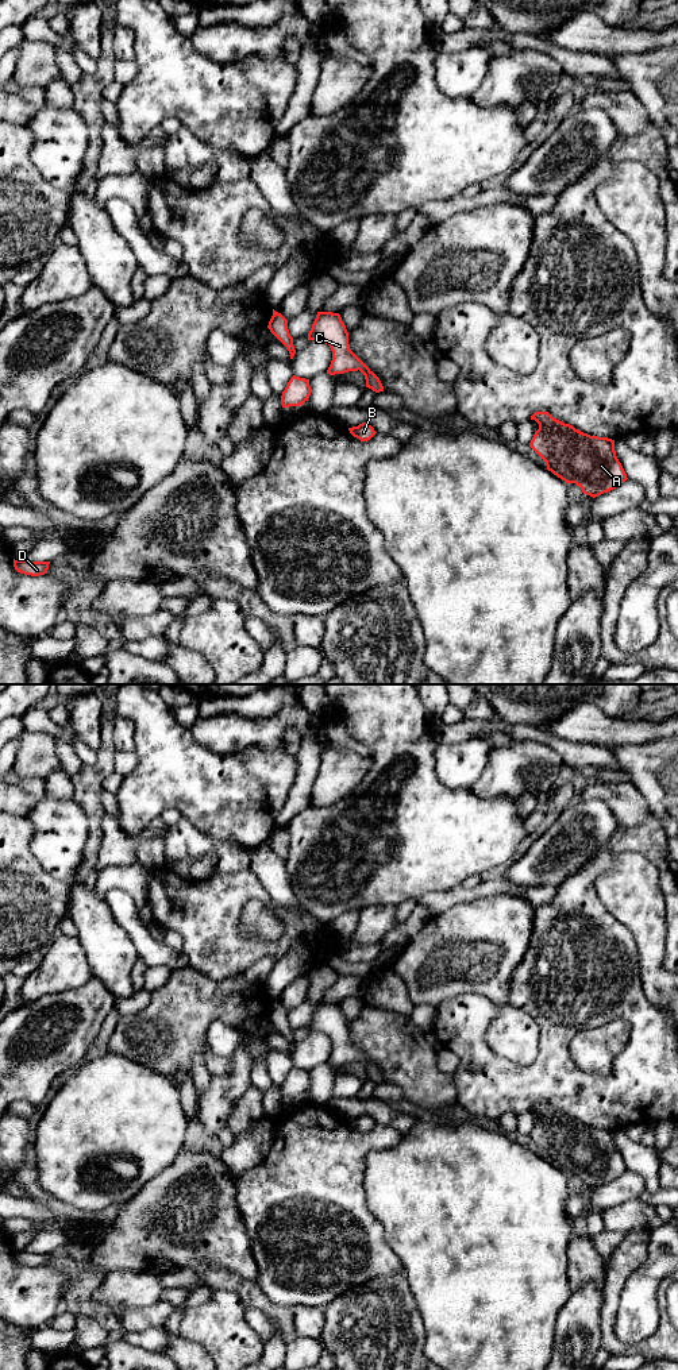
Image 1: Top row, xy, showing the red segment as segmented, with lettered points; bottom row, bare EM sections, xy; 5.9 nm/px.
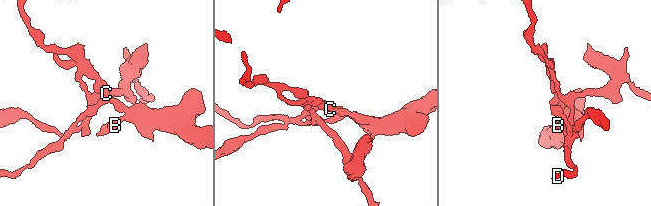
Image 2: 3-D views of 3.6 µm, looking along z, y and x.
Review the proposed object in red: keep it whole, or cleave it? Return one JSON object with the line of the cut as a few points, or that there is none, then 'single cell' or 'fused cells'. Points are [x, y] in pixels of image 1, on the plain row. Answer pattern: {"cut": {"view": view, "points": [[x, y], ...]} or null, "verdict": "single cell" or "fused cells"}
{"cut": null, "verdict": "single cell"}

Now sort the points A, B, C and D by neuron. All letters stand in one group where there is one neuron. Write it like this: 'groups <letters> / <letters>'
groups A B C D

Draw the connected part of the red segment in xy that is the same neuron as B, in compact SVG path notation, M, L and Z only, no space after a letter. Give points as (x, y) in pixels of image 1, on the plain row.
M362 1114L358 1118L348 1119L348 1122L361 1132L367 1132L377 1124L369 1114Z

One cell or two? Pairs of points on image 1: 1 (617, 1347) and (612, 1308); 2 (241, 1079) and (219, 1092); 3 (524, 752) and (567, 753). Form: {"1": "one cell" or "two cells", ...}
{"1": "one cell", "2": "one cell", "3": "two cells"}

